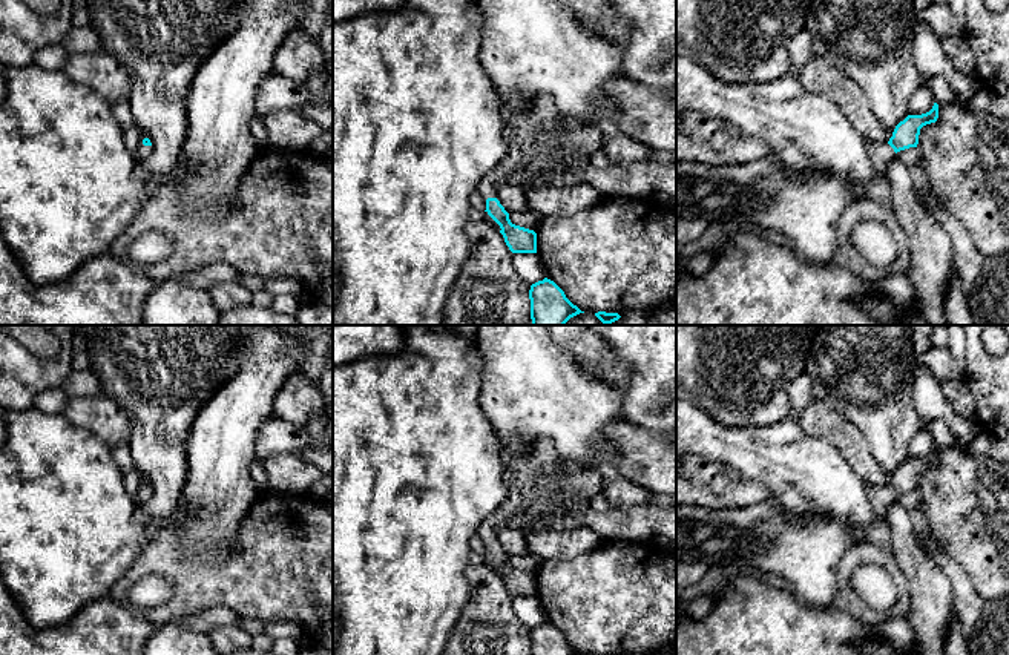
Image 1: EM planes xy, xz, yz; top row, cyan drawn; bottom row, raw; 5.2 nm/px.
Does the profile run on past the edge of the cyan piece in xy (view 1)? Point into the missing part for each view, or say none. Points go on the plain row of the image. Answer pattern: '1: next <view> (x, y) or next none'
1: next xy (143, 496)

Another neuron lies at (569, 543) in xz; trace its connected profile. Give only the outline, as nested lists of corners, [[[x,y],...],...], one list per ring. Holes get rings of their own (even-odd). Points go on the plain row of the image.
[[[589,529],[535,531],[526,534],[528,552],[543,561],[572,560],[586,555],[601,545],[601,538]]]

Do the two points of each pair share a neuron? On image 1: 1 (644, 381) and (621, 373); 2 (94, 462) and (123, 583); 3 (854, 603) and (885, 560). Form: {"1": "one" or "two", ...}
{"1": "two", "2": "two", "3": "one"}

